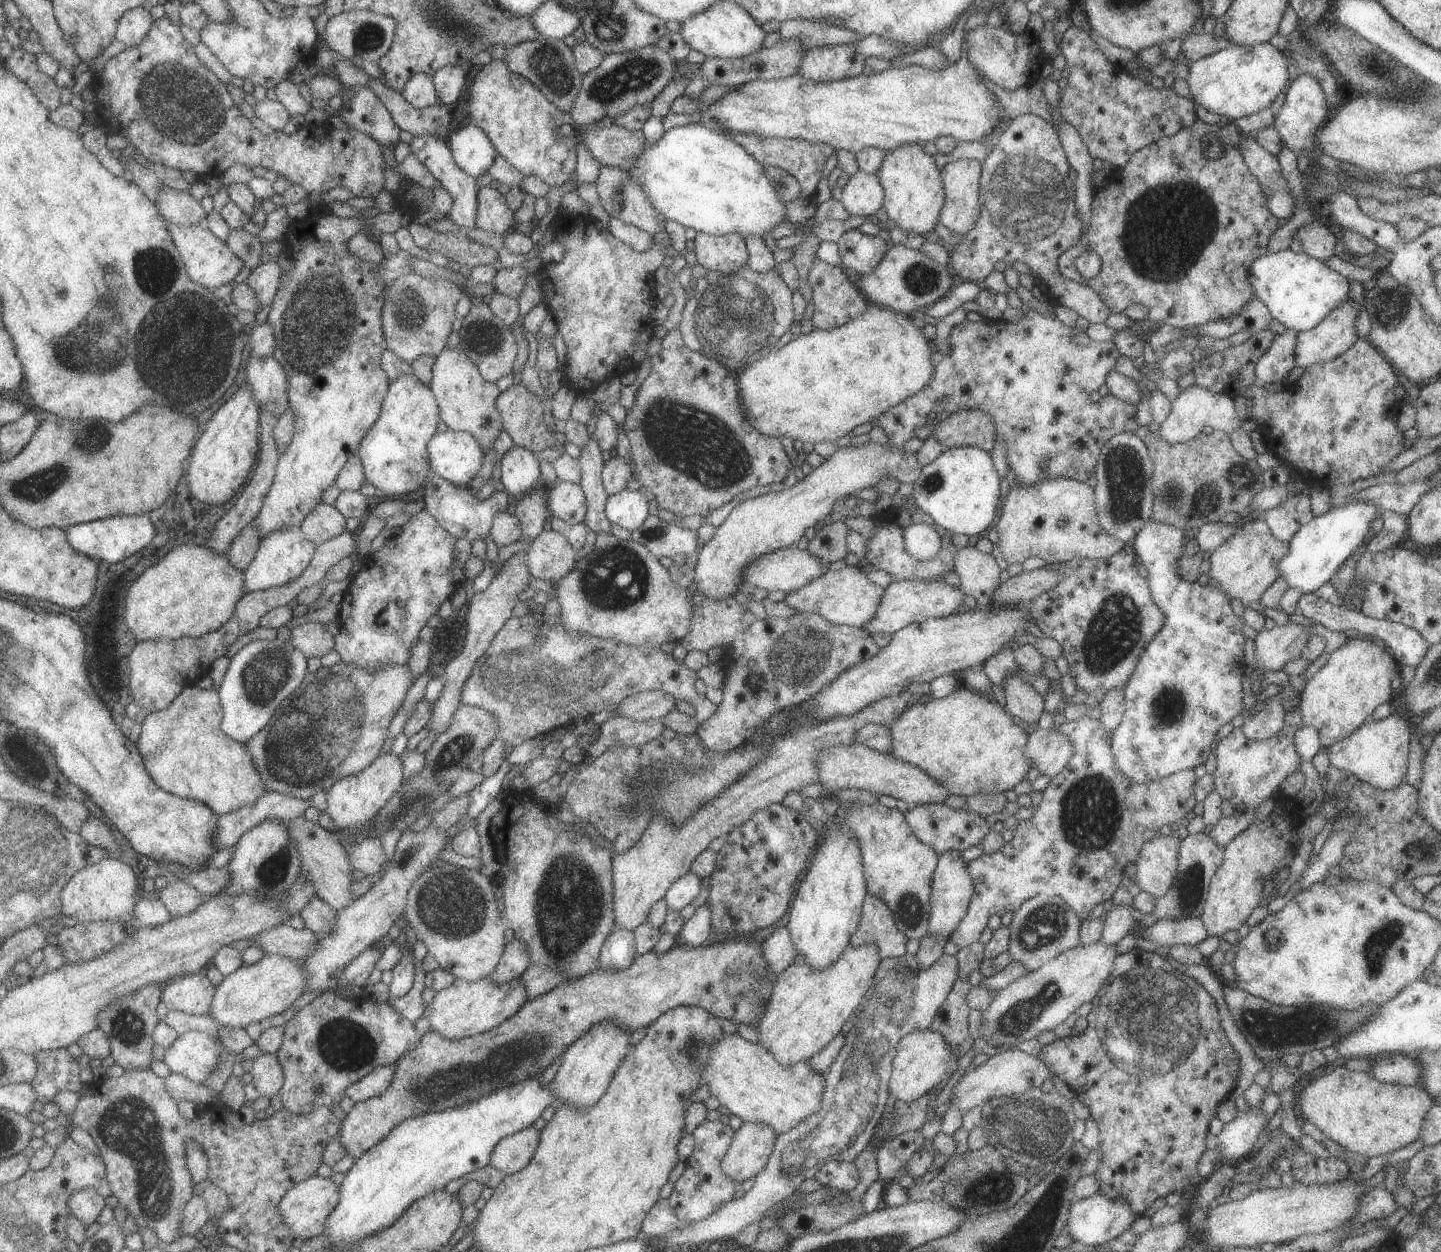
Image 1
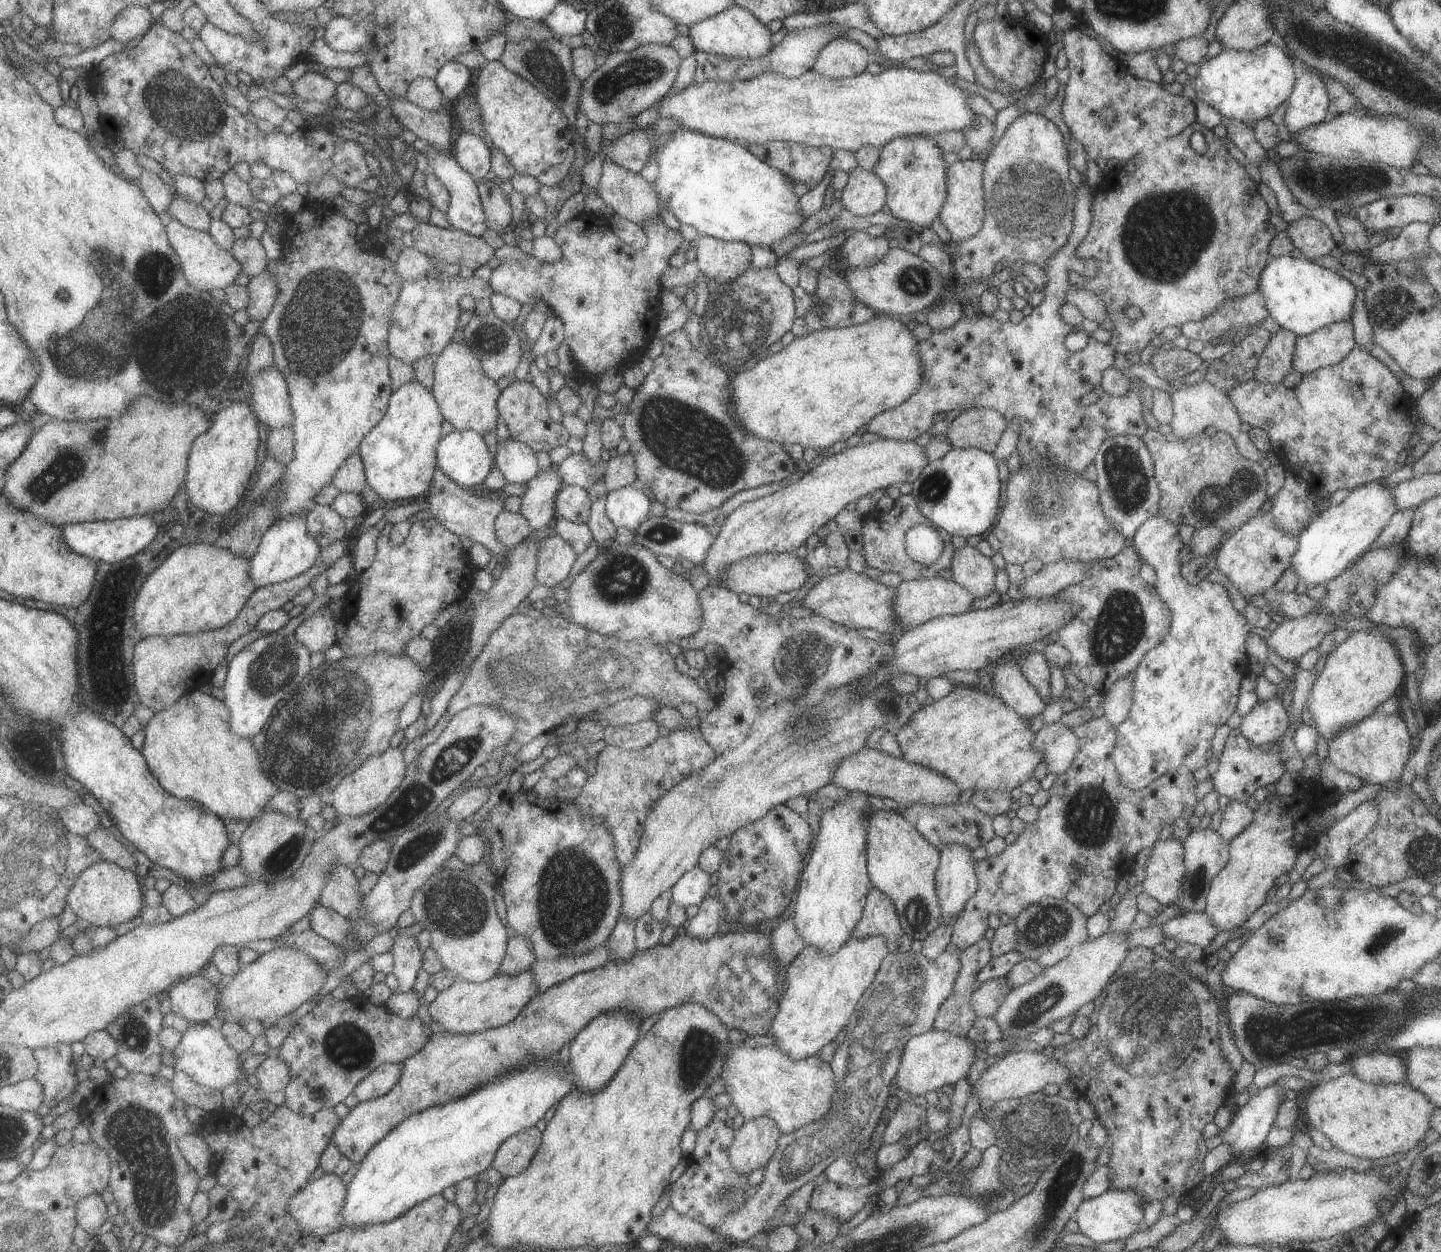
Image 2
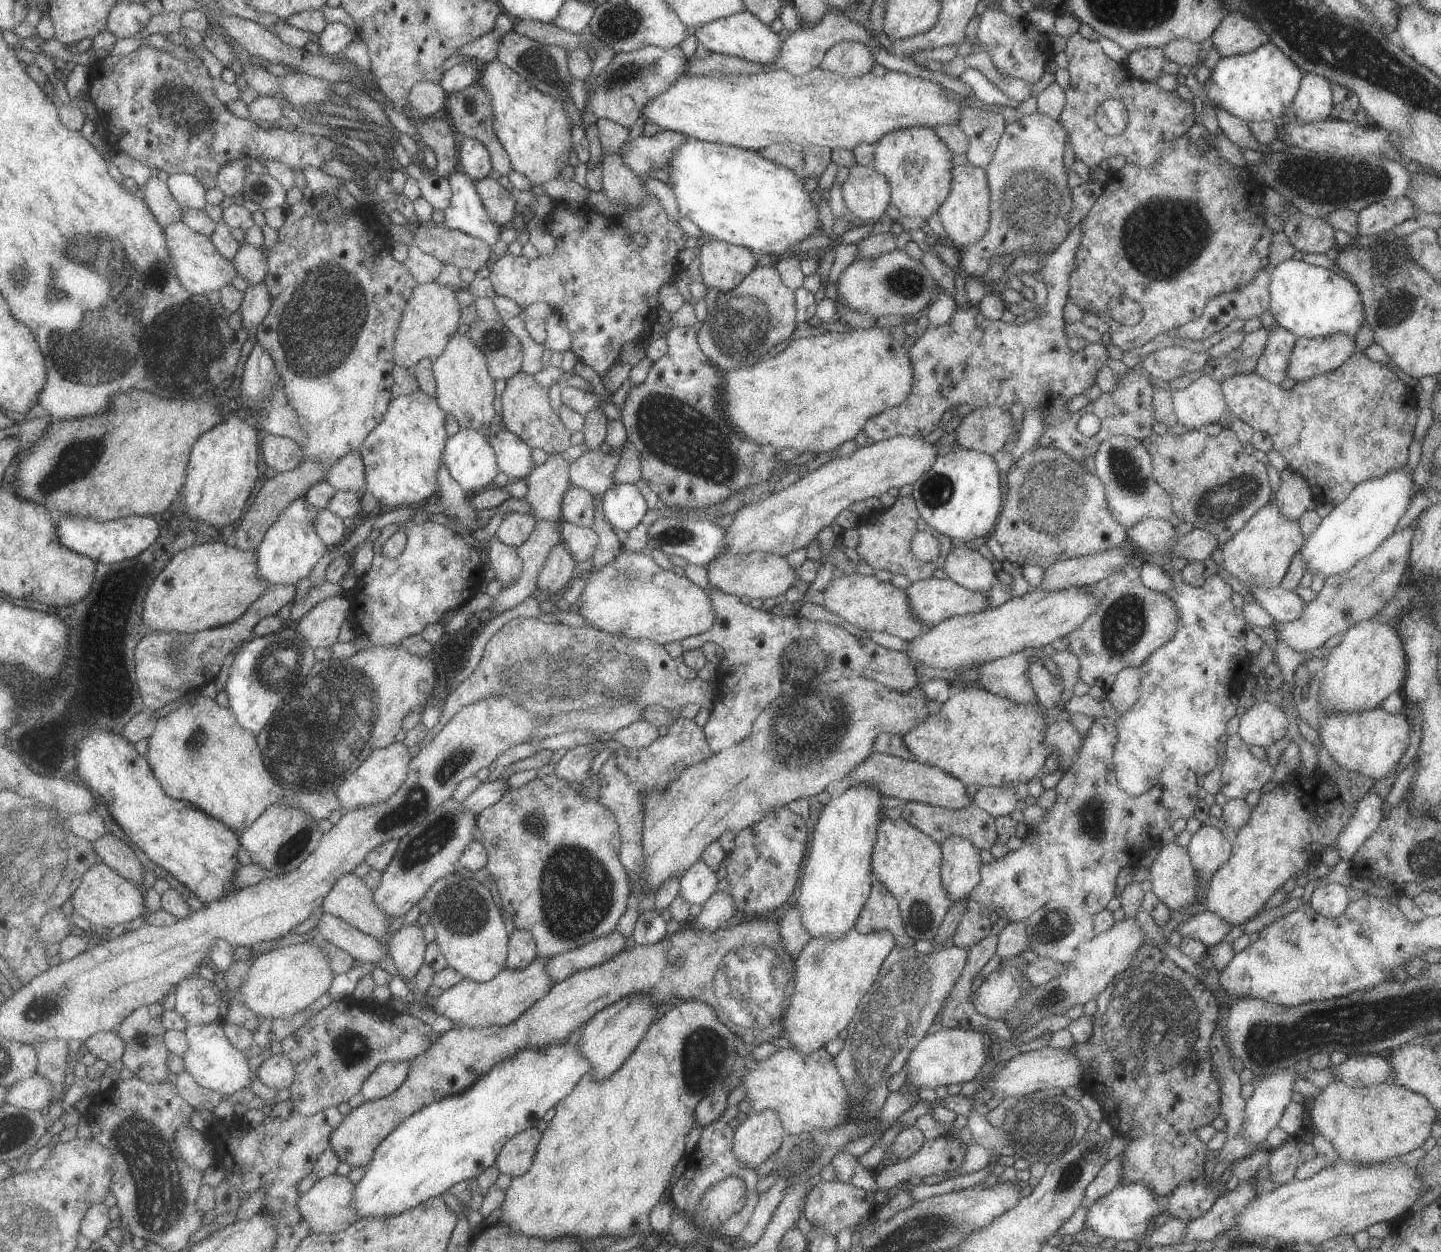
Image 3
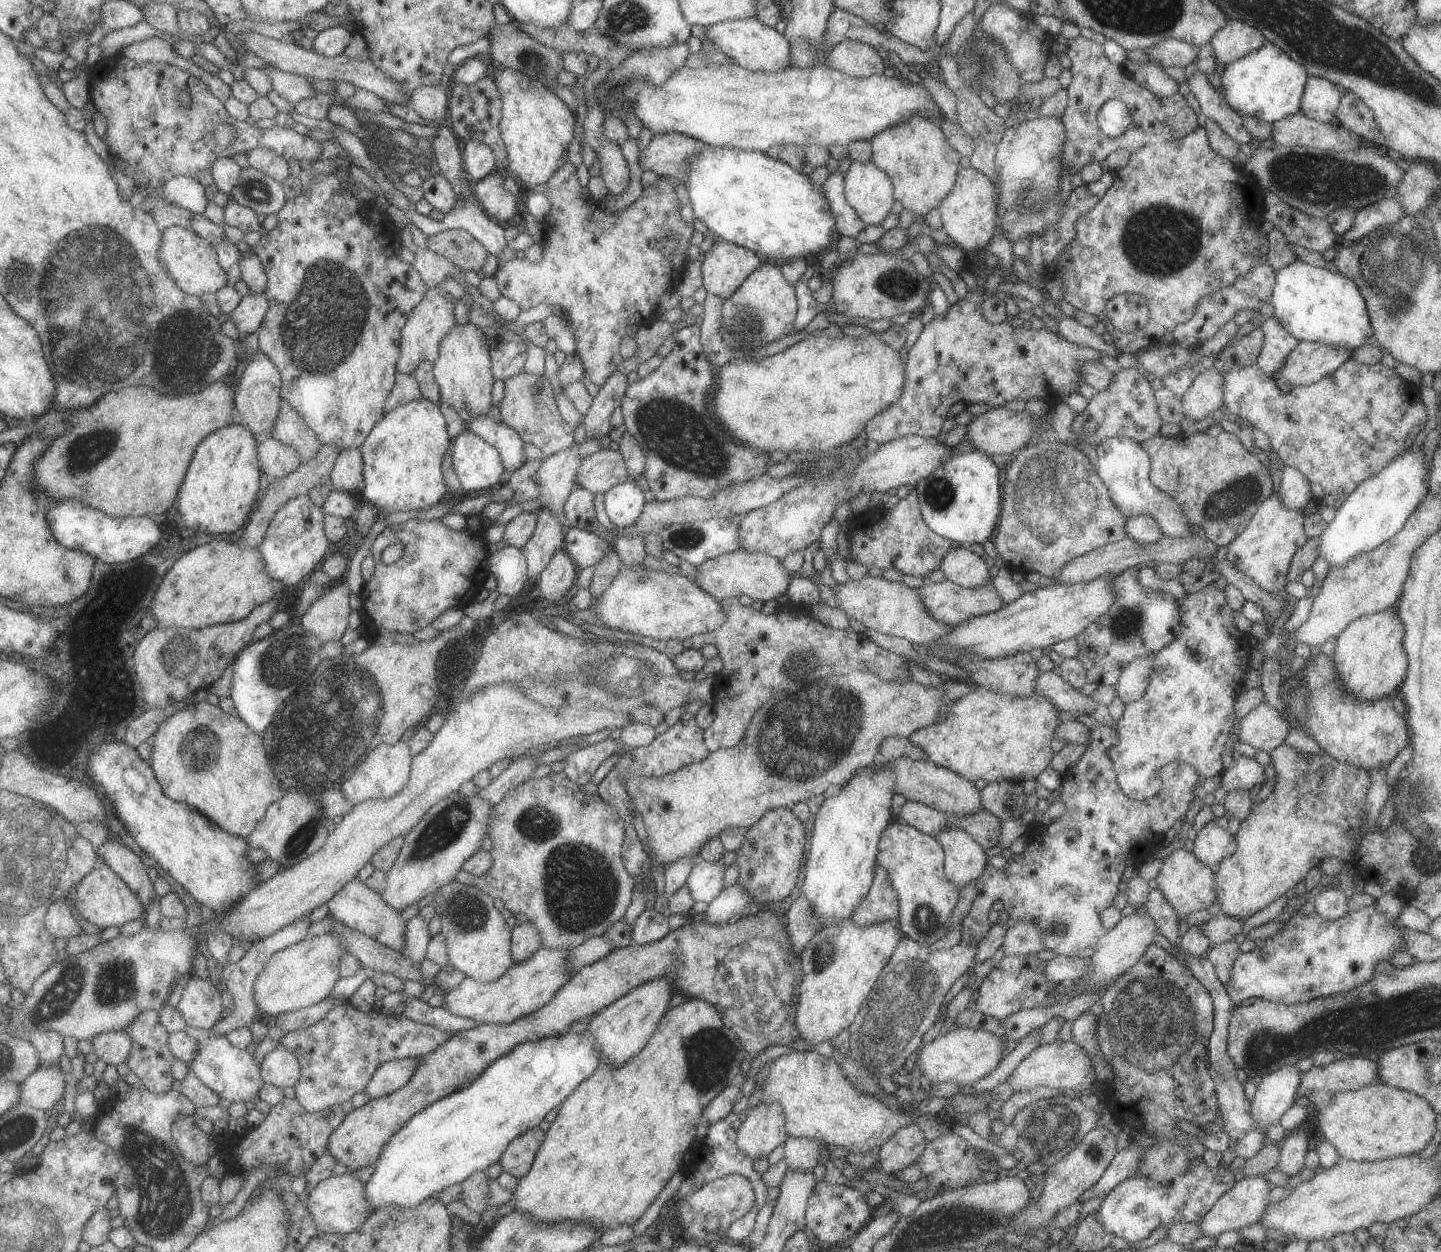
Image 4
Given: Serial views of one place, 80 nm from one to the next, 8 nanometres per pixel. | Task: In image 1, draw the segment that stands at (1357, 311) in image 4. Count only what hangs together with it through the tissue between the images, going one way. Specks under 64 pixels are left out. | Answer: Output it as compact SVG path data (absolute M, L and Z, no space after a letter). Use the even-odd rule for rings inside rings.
M1290 249L1271 252L1256 258L1248 270L1248 282L1255 297L1267 308L1272 319L1296 330L1296 333L1311 330L1324 321L1324 318L1342 302L1348 300L1350 281L1342 274L1329 268L1324 262L1308 256L1306 252L1293 252Z

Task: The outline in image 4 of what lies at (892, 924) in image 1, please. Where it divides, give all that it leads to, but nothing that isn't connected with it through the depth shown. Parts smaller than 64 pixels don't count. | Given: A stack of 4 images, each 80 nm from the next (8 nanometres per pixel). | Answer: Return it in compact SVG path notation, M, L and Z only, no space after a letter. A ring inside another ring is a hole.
M878 864L872 886L868 894L860 899L855 911L852 911L851 919L859 927L894 921L899 928L899 903L887 872Z

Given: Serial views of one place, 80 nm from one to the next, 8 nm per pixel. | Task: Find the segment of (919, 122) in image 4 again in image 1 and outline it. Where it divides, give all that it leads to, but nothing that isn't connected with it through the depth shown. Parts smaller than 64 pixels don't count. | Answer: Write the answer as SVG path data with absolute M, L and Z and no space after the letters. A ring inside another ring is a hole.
M906 144L886 151L886 158L877 176L884 188L883 207L889 220L902 230L920 236L934 230L945 204L945 192L934 156L926 154L923 144Z

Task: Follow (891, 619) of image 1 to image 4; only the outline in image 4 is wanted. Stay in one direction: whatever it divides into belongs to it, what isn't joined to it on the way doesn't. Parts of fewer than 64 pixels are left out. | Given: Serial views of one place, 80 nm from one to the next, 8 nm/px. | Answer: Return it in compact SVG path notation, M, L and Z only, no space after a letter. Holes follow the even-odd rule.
M992 580L982 586L976 588L964 588L955 582L946 581L942 583L934 583L918 588L920 591L925 609L937 621L945 622L946 625L954 625L965 623L969 618L993 613L994 611L1004 608L1007 603L998 595Z

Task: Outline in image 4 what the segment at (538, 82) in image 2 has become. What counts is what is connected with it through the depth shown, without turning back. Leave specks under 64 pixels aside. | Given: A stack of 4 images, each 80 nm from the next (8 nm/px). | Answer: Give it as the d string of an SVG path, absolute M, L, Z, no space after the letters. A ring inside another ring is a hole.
M514 20L509 23L500 24L497 22L493 29L486 36L490 41L491 54L489 60L495 66L505 66L524 73L534 81L540 81L551 91L558 85L556 81L557 72L564 69L561 54L552 47L538 42L529 34L526 34L520 24Z

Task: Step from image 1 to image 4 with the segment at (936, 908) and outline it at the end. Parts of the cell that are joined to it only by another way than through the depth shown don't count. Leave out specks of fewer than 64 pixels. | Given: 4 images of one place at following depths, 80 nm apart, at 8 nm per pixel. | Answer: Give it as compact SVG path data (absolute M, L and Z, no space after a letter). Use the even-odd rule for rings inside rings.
M950 825L935 838L945 852L946 876L957 887L975 882L989 864L985 848L956 825Z

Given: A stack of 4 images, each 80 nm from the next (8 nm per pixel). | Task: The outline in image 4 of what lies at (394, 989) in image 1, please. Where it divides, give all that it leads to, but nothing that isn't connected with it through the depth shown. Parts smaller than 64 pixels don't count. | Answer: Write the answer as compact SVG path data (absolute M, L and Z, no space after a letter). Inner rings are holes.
M418 914L410 918L406 925L405 946L400 952L418 966L425 959L426 948L432 938L428 923L428 920Z

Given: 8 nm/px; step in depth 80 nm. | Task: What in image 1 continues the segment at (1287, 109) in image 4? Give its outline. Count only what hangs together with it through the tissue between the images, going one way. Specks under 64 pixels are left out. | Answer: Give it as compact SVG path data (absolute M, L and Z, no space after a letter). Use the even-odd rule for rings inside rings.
M1269 43L1257 46L1231 44L1212 55L1192 61L1186 82L1196 107L1204 106L1223 118L1240 119L1269 108L1290 86L1288 58Z

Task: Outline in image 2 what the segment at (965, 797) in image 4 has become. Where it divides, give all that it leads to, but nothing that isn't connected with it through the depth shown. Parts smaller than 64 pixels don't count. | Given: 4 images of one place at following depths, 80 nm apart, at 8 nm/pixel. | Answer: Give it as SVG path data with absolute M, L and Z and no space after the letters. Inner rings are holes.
M866 747L858 754L839 762L832 783L850 792L892 798L898 803L911 805L957 805L960 803L961 788L943 774L928 767L908 762L885 752Z

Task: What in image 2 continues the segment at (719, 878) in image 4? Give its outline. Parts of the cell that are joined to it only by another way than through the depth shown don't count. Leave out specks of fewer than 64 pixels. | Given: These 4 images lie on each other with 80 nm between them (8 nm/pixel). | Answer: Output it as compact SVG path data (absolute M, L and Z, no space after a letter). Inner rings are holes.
M696 865L672 886L671 902L685 908L691 904L699 905L708 894L710 886L710 875L700 865Z

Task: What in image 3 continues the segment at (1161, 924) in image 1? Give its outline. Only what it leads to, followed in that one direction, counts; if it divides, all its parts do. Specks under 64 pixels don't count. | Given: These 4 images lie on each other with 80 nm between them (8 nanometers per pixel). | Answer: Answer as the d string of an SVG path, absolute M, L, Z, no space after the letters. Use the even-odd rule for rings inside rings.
M1206 911L1204 914L1192 916L1188 922L1180 923L1175 930L1182 935L1182 938L1191 936L1200 939L1209 948L1221 943L1232 927L1232 923L1223 921L1217 914Z

